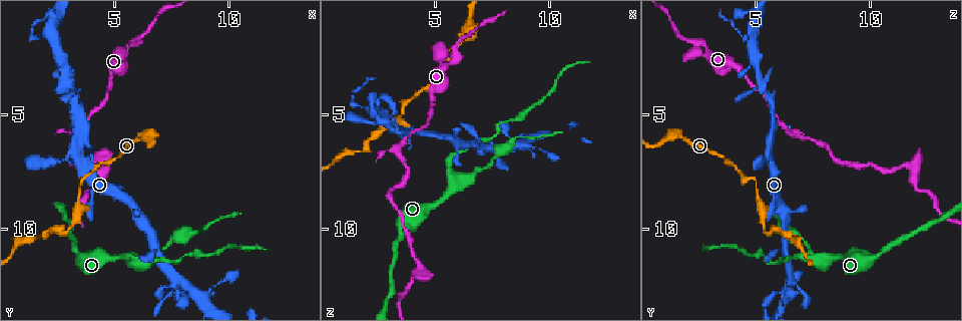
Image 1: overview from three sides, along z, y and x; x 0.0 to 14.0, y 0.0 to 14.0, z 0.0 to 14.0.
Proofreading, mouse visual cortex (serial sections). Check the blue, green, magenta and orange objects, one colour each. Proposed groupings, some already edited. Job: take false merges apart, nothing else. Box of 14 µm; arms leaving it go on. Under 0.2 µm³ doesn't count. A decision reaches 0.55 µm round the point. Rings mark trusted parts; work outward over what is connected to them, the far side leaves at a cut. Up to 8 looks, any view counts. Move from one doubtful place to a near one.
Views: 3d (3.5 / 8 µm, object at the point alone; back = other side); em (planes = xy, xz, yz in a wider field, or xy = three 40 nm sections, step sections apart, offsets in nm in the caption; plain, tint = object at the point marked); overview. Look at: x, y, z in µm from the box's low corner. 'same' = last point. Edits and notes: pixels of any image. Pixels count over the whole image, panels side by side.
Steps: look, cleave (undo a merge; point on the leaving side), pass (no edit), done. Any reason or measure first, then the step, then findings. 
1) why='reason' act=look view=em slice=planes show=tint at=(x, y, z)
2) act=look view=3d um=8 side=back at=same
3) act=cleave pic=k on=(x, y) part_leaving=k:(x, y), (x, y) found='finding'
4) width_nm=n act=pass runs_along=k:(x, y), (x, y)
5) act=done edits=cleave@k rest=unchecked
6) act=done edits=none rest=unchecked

act=look view=3d um=8 side=back at=(5.5, 11.2, 7.2)

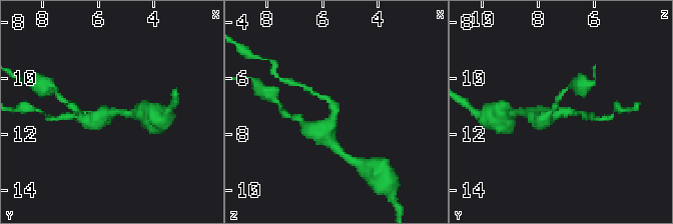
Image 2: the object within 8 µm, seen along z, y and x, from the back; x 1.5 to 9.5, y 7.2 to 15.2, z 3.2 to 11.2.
why='zoom in' act=look view=3d um=3.5 at=(5.6, 11.3, 7.1)

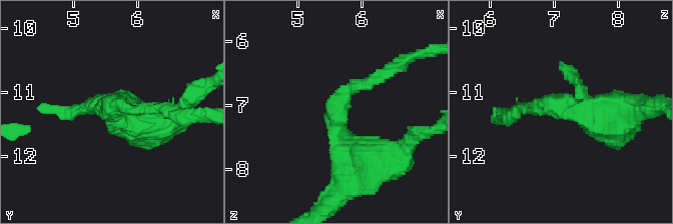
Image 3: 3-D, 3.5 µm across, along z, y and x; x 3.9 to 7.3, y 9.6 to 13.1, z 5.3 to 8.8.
arm_widths_nm=200,500 why='now the EM' act=look view=em slice=planes show=tint at=(5.55, 11.25, 7.20)

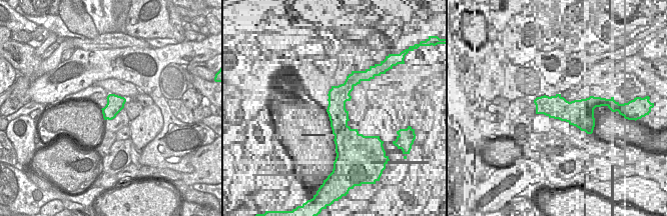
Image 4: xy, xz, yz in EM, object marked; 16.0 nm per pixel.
act=pass runs_along=3:(357, 173), (335, 106), (382, 76) found='one cell here'

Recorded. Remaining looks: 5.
act=look view=3d um=3.5 at=(3.2, 6.7, 5.5)

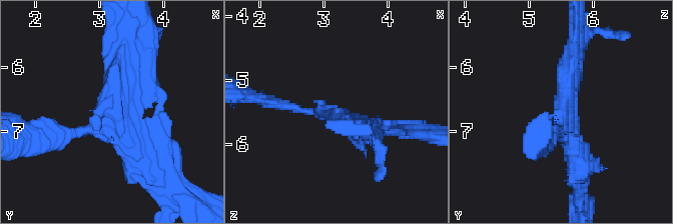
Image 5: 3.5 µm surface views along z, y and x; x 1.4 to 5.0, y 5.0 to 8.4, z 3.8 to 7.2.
act=look view=em slice=xy step=1 show=tint at=(3.25, 6.65, 5.55)

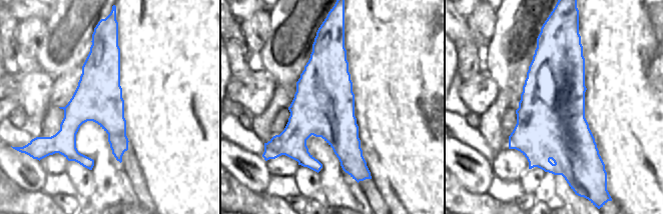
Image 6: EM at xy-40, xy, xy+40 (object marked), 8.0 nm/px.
act=pass found='all the same cell'

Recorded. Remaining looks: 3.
why='sharp bend' act=look view=3d um=3.5 side=back at=(3.0, 10.1, 5.5)

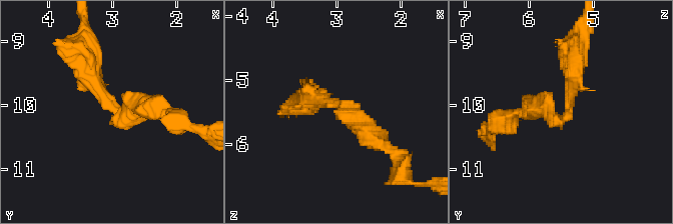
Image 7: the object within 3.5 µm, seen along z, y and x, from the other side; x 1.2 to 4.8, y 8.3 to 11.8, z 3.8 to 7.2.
arm_widths_nm=250,300 why='now the EM' act=look view=em slice=xy step=2 show=plain at=(2.95, 10.05, 5.35)

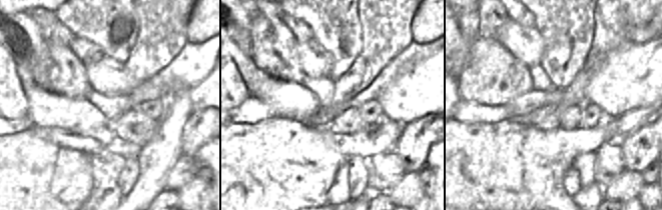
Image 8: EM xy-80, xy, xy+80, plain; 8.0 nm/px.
act=look view=em slice=xy step=2 show=tint at=same

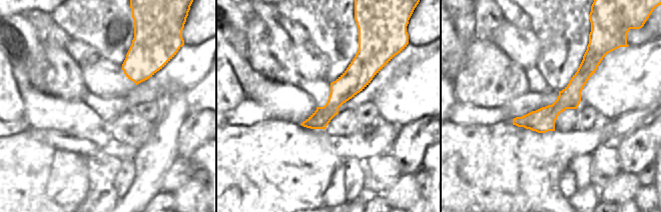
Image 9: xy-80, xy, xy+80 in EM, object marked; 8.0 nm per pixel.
act=pass runs_along=9:(591, 54), (543, 120), (515, 122) found='all the same cell'

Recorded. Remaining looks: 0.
act=done edits=none rest=unchecked

